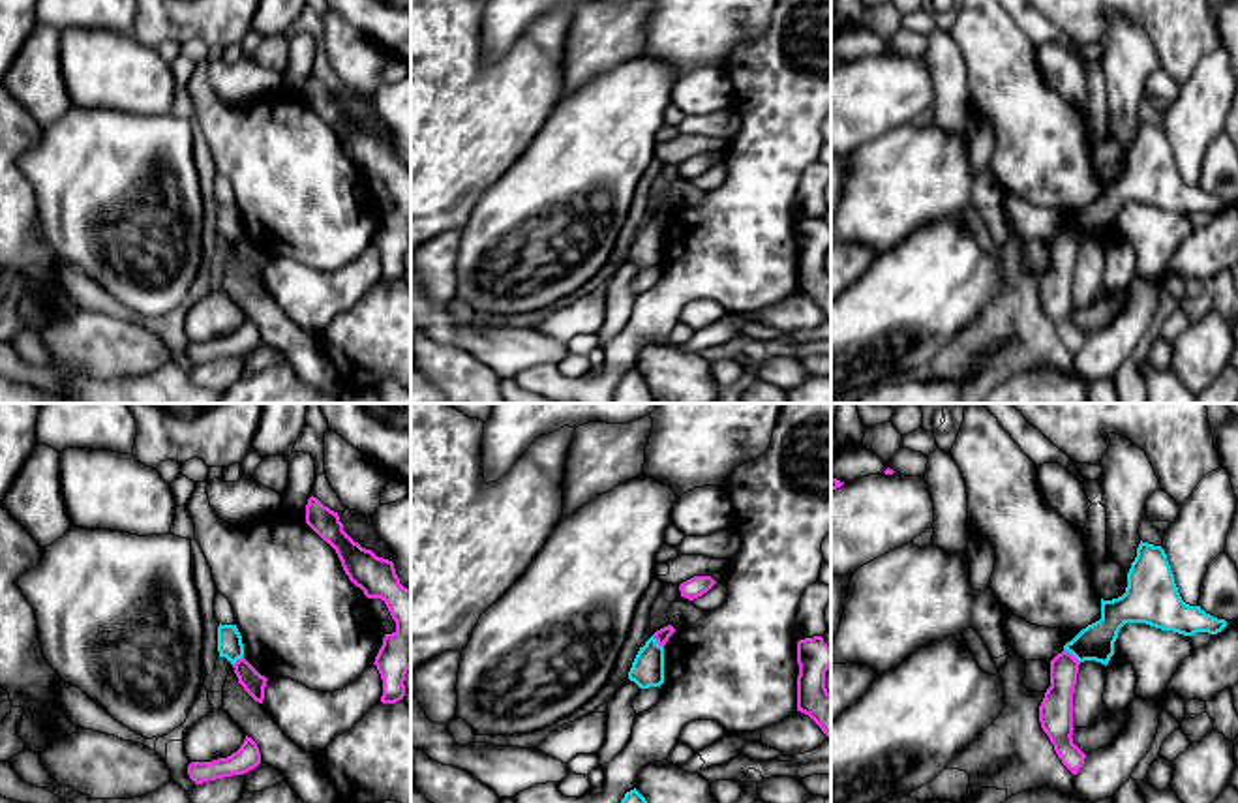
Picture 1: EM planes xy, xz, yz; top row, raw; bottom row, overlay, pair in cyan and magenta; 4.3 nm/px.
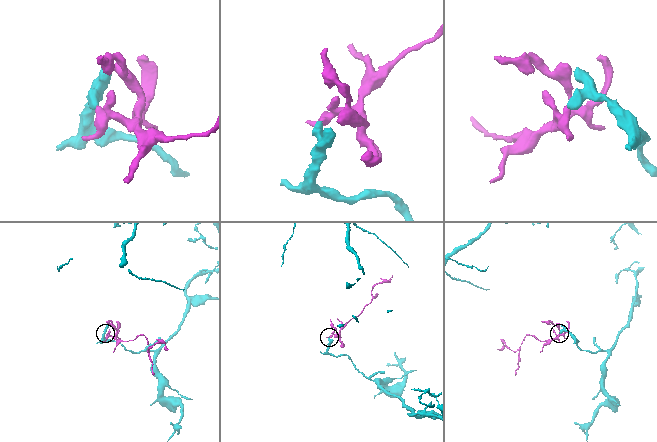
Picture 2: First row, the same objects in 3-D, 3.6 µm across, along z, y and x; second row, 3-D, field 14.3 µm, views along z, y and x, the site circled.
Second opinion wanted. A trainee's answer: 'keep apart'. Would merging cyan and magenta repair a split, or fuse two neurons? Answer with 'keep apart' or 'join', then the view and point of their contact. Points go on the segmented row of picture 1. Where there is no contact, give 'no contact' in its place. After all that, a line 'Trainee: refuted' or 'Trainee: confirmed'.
keep apart | yz (1071, 653)
Trainee: confirmed

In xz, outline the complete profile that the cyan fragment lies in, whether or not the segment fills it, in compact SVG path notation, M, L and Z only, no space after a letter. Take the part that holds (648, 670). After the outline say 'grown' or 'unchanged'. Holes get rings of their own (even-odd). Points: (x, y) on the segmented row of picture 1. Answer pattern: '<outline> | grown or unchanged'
M653 636L640 647L628 679L640 689L660 687L664 683L664 647Z | unchanged

